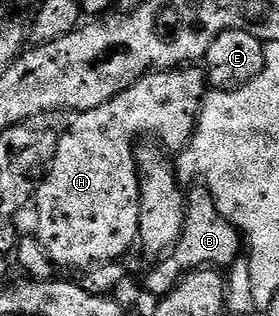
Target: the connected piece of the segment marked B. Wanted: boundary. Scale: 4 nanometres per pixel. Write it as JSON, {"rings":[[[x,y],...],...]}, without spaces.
{"rings":[[[196,184],[186,194],[184,230],[180,234],[180,239],[176,241],[170,253],[161,257],[157,261],[161,262],[145,276],[144,286],[150,293],[156,294],[155,296],[163,296],[169,294],[184,279],[184,275],[205,268],[227,268],[231,266],[233,260],[241,257],[241,254],[242,235],[240,231],[216,211],[210,191],[203,184]]]}

